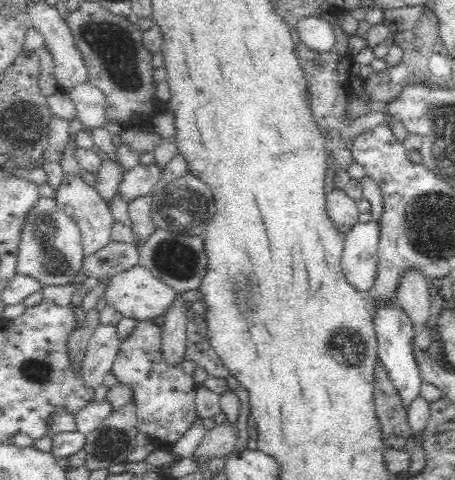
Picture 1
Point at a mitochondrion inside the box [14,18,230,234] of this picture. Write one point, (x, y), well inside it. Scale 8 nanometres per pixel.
(114, 48)

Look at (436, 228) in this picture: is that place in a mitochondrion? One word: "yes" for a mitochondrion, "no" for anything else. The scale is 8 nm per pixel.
yes

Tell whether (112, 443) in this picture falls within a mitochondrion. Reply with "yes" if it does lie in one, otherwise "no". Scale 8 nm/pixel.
yes

